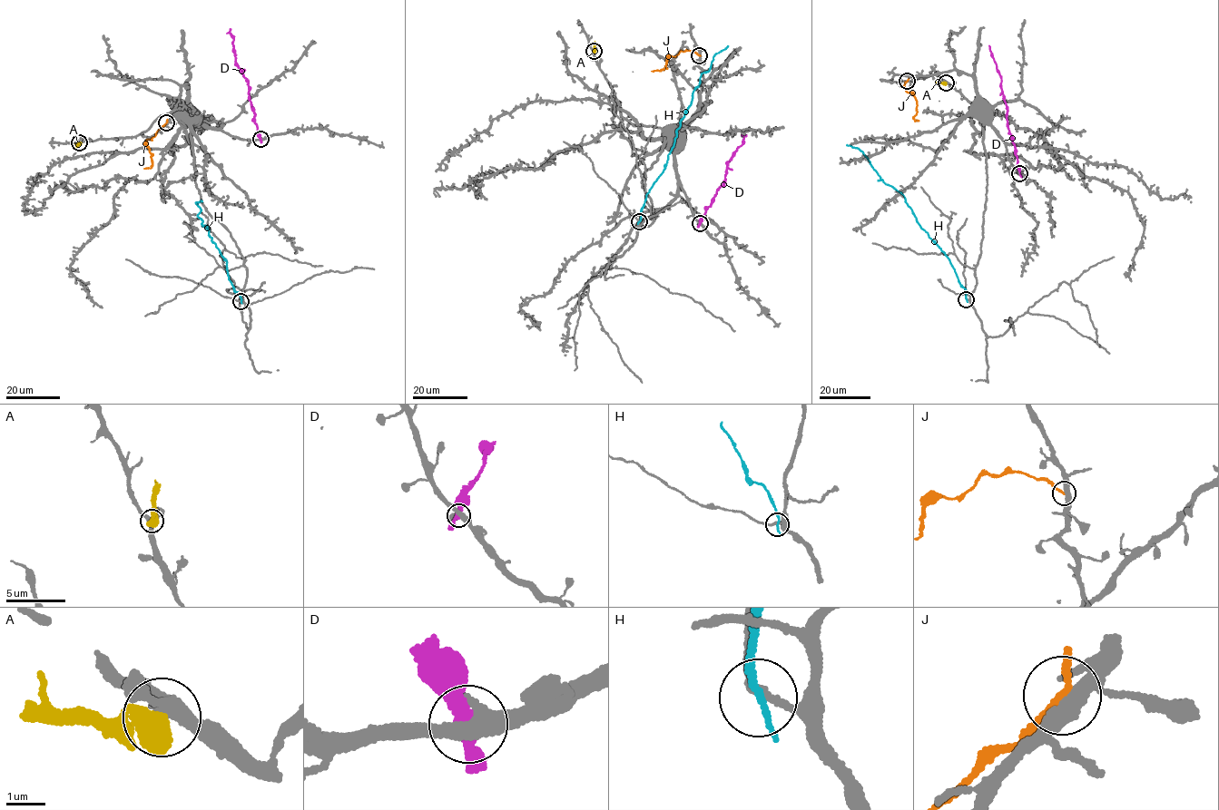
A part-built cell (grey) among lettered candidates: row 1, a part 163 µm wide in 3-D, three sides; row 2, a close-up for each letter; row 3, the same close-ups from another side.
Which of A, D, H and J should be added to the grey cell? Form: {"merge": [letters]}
{"merge": []}

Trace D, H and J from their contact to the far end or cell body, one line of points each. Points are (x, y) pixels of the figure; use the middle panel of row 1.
D: (700, 223), (717, 190), (725, 181), (728, 161), (746, 134)
H: (639, 221), (646, 194), (664, 169), (676, 130), (698, 87), (702, 73), (709, 70), (714, 55), (728, 45)
J: (699, 55), (689, 50), (681, 52), (668, 57), (663, 70), (651, 71)

